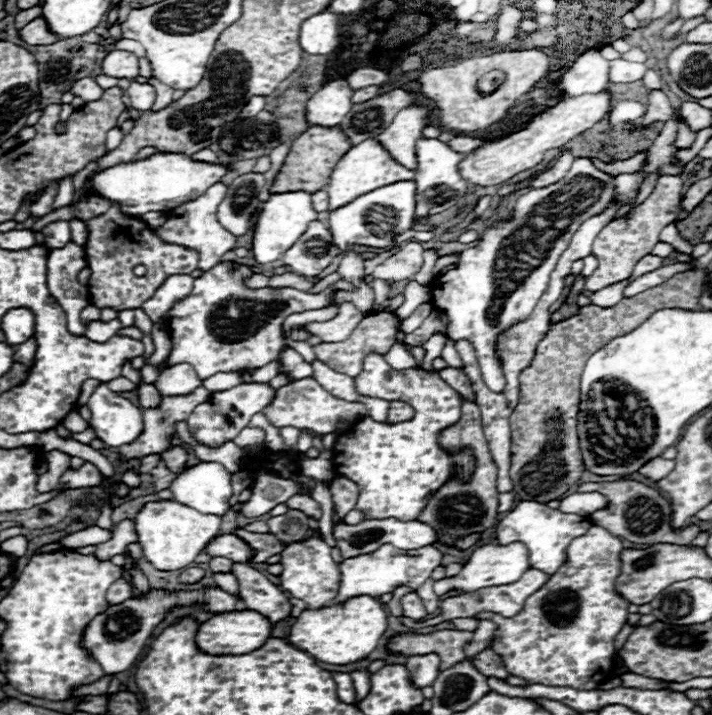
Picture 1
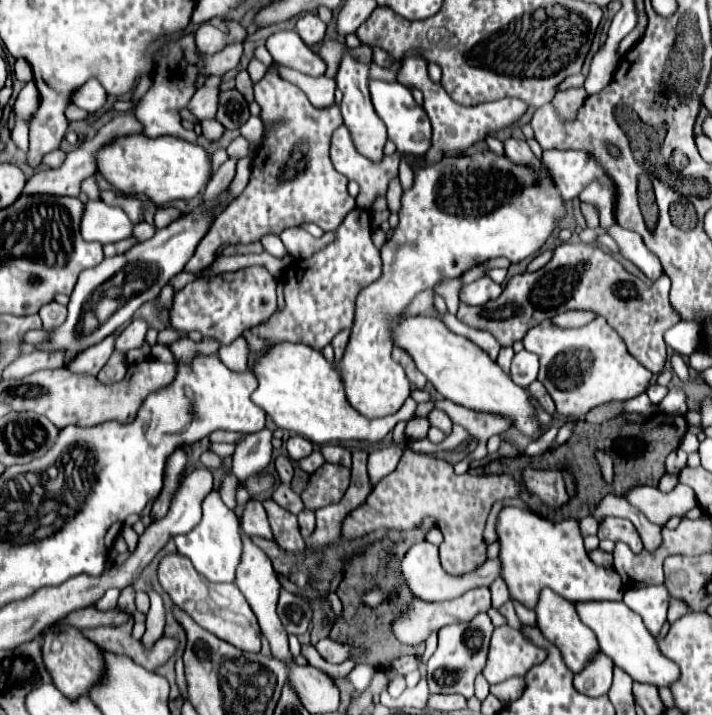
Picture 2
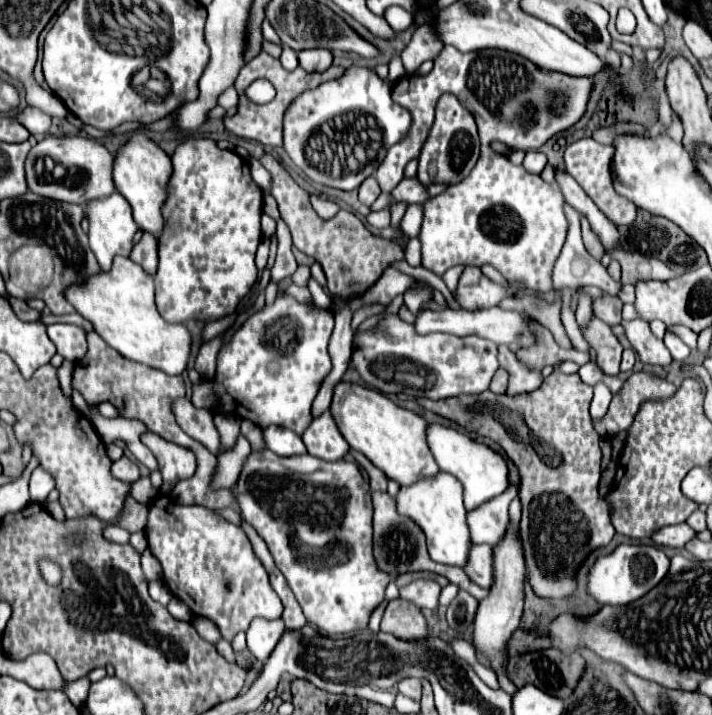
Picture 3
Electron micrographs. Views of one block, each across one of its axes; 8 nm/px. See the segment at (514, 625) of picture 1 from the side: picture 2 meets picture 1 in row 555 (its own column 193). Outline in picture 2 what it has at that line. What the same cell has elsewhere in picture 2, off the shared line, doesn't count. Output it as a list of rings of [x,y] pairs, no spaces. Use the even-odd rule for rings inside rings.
[[[180,554],[166,556],[158,566],[158,580],[174,604],[184,610],[196,624],[204,630],[212,632],[214,636],[230,642],[232,646],[244,652],[260,652],[260,638],[258,638],[258,622],[254,612],[250,610],[246,598],[238,590],[236,584],[214,584],[208,582],[202,574],[192,568],[190,560]]]

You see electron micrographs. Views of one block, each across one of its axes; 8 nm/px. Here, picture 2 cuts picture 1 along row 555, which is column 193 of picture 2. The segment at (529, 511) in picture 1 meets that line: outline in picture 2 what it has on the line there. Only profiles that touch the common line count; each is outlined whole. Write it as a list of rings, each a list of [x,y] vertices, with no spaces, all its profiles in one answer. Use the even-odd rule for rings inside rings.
[[[212,490],[204,502],[202,502],[202,520],[200,524],[184,534],[174,538],[178,554],[190,558],[194,568],[204,574],[210,582],[234,582],[238,560],[242,558],[242,538],[240,538],[240,524],[236,514],[226,508],[226,504],[220,500],[218,490]]]

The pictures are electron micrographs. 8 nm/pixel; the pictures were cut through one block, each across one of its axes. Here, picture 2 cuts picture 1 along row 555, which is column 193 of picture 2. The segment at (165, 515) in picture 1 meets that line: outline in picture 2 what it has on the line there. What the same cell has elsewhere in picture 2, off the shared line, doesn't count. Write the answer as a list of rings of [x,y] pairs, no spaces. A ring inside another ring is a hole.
[[[134,134],[118,138],[118,142],[104,146],[98,152],[98,170],[116,188],[128,194],[142,192],[158,206],[164,206],[172,200],[192,200],[206,190],[206,184],[212,178],[208,152],[202,146],[176,136],[148,138],[144,134]]]

